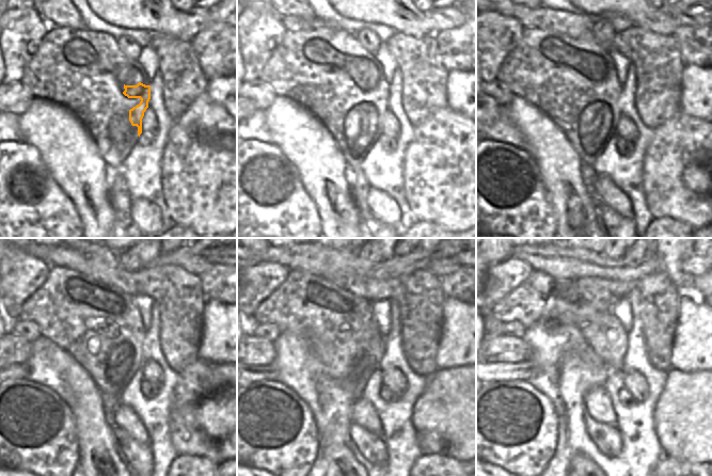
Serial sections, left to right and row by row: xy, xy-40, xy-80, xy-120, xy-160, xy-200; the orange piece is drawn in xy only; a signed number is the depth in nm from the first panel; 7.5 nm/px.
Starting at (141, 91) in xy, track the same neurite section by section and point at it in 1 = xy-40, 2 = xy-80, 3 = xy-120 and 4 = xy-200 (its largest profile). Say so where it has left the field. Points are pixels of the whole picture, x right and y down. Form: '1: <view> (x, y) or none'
1: xy-40 (376, 113)
2: xy-80 (611, 115)
3: xy-120 (132, 352)
4: xy-200 (605, 334)

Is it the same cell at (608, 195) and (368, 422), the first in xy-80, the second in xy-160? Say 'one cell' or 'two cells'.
one cell

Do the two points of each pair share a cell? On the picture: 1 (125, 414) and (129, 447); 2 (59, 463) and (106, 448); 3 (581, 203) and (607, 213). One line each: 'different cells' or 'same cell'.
1: different cells
2: different cells
3: different cells

